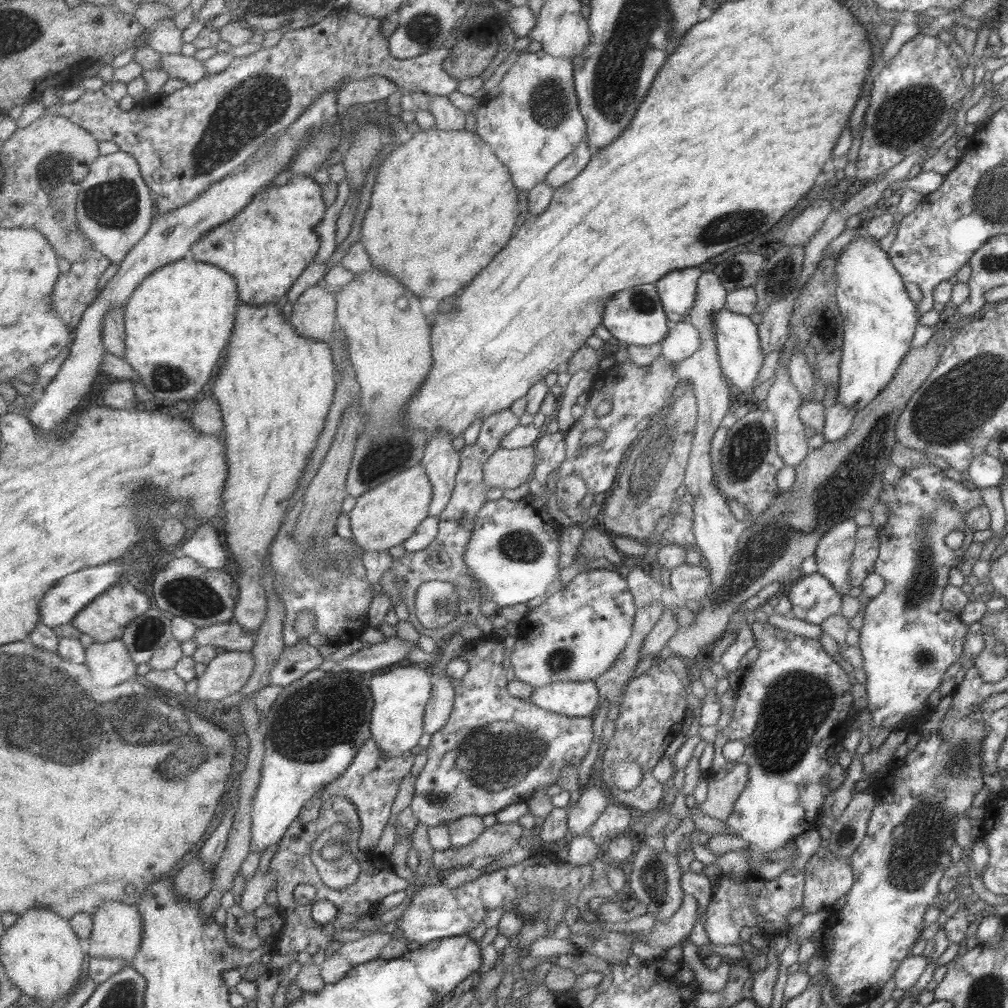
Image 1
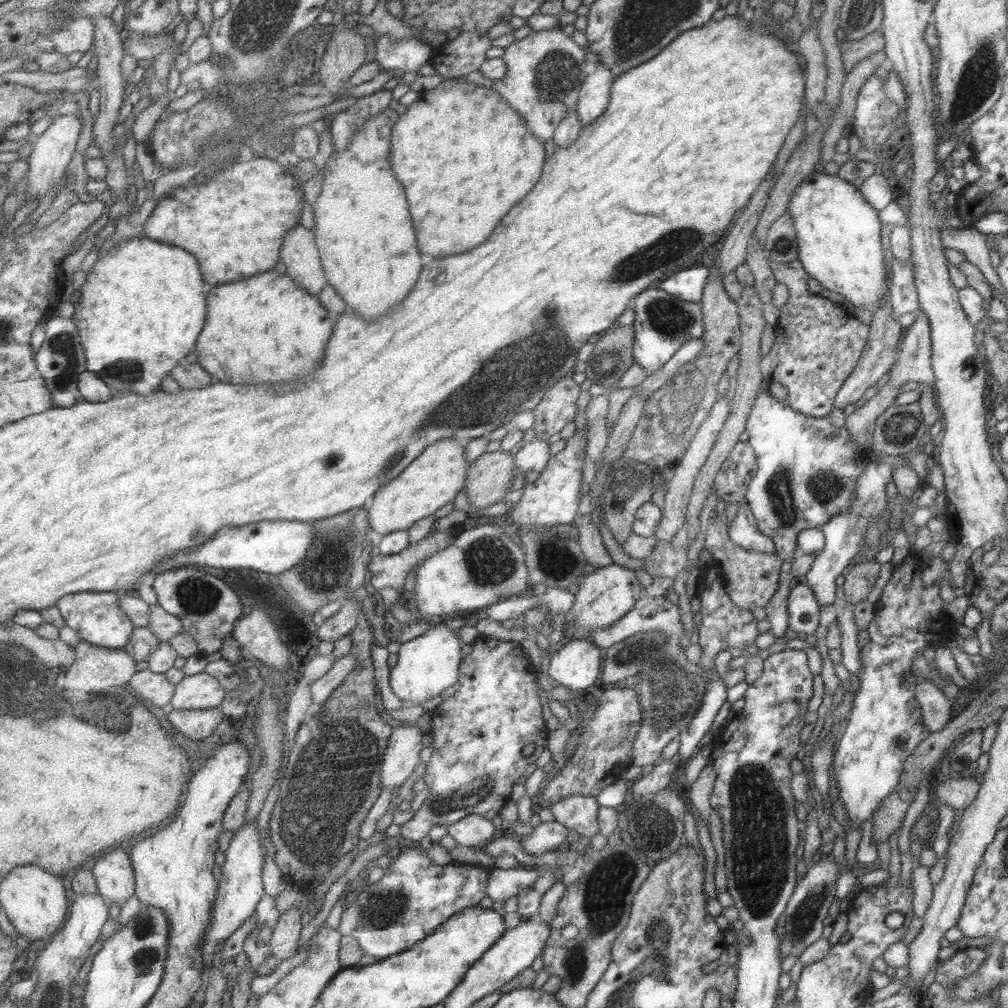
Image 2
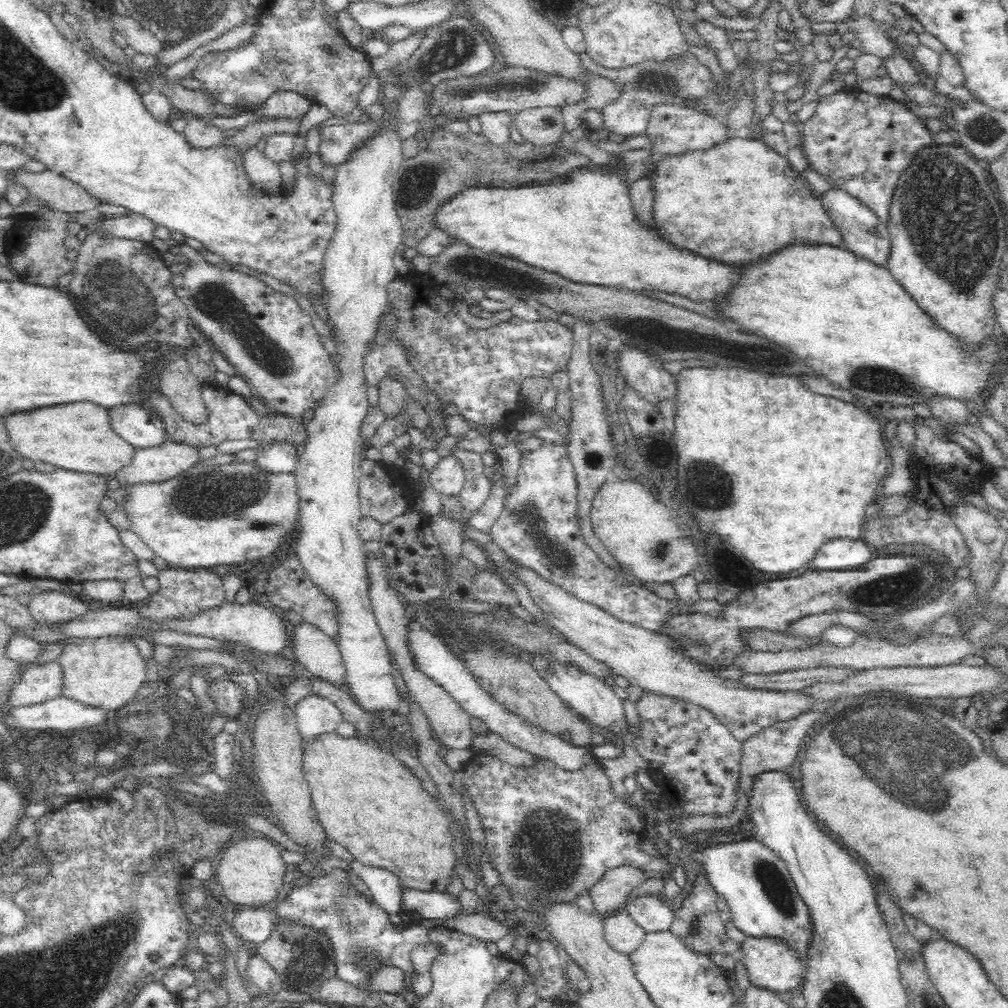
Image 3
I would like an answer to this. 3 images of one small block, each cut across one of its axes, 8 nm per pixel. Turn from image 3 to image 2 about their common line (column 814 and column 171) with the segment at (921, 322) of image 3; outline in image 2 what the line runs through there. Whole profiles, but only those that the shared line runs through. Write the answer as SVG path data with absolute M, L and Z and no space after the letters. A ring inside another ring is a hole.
M147 236L131 237L131 239L123 239L119 243L116 242L115 246L106 254L100 258L97 257L91 272L86 276L86 282L82 287L82 297L75 305L72 319L77 323L80 335L82 336L88 370L99 374L116 392L136 392L143 396L151 396L153 393L158 392L161 388L161 382L171 375L171 371L184 362L185 356L189 356L191 352L195 352L197 340L199 340L199 336L202 336L203 326L205 326L205 320L207 320L207 306L209 306L207 304L209 298L207 298L207 290L205 290L207 282L203 278L203 270L201 270L197 258L191 252L183 250L183 248L171 246L171 243L159 242Z

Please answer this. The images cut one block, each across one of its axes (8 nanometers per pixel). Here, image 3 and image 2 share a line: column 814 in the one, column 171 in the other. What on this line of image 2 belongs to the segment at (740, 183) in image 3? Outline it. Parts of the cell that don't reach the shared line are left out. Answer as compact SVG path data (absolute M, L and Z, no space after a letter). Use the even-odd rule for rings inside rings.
M257 153L254 158L248 162L235 163L235 165L229 165L229 167L217 171L216 174L210 176L210 180L207 182L196 184L192 181L188 181L184 185L174 188L173 192L159 198L154 210L143 225L143 234L145 234L143 236L147 236L159 242L171 243L173 246L183 246L185 250L191 250L191 252L199 258L199 262L203 262L203 274L207 274L207 276L205 276L207 282L211 282L211 284L215 284L215 286L217 286L217 284L227 284L227 282L245 280L246 278L255 277L261 273L267 273L273 270L273 268L277 266L277 262L282 260L282 248L284 242L286 242L286 236L292 228L300 225L299 222L301 222L301 218L303 218L303 192L301 182L296 178L293 172L292 174L287 172L287 168L285 168L281 158L271 158L271 155Z

